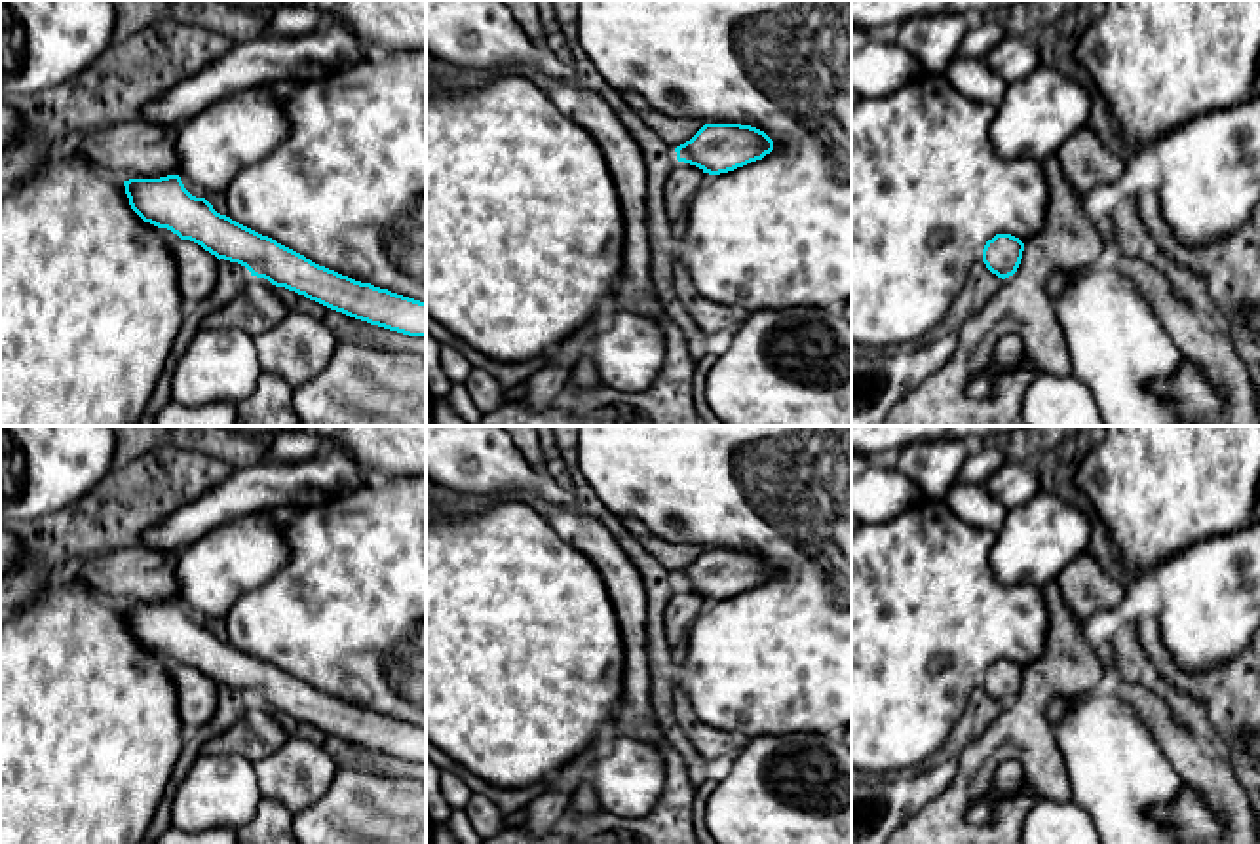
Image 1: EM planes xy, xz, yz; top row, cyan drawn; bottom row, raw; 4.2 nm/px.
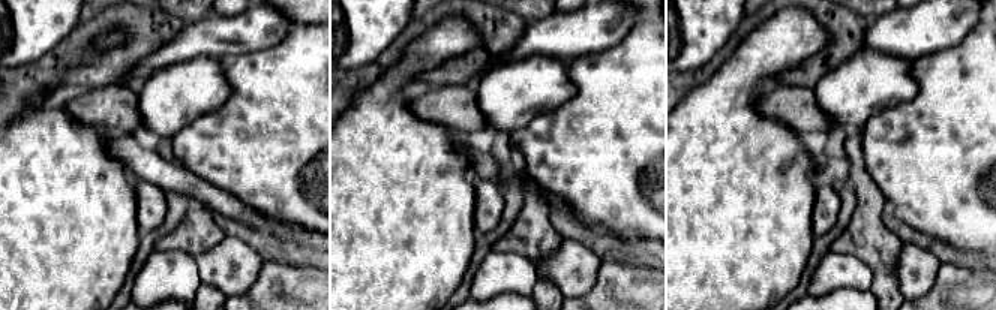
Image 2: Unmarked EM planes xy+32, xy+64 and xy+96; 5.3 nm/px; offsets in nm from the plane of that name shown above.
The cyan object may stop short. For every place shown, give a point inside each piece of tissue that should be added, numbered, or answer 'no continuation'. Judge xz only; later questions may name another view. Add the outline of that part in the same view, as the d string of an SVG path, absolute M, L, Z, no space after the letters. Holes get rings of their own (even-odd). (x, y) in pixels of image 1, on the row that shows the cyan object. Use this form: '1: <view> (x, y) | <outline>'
no continuation

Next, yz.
no continuation

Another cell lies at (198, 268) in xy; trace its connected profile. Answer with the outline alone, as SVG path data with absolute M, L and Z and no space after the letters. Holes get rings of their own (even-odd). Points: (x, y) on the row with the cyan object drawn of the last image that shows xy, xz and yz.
M177 240L173 255L179 268L179 291L186 310L203 302L219 276L219 259L190 240Z

